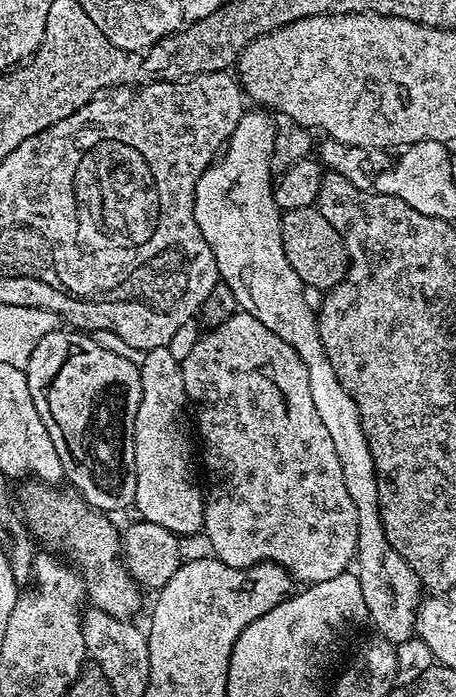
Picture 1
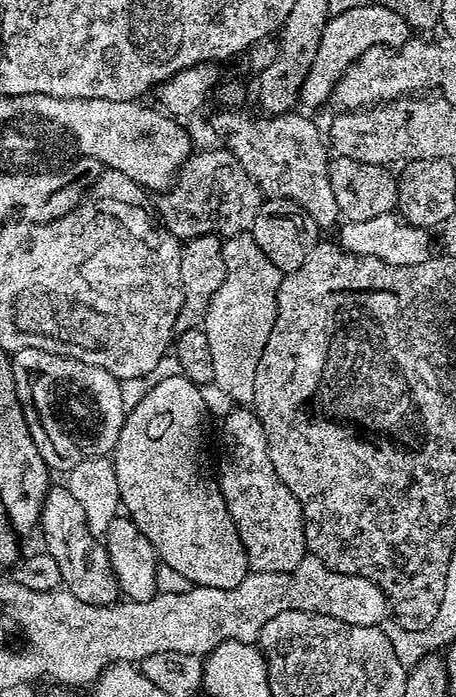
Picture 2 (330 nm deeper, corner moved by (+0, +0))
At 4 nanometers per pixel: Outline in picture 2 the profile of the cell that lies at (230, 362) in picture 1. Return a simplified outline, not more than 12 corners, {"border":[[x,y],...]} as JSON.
{"border":[[251,407],[224,420],[218,475],[251,571],[293,572],[304,511]]}

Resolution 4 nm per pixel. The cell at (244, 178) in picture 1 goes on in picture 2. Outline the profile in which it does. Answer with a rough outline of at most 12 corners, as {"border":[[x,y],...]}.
{"border":[[379,2],[323,28],[299,103],[316,108],[364,51],[398,49],[407,22]]}

